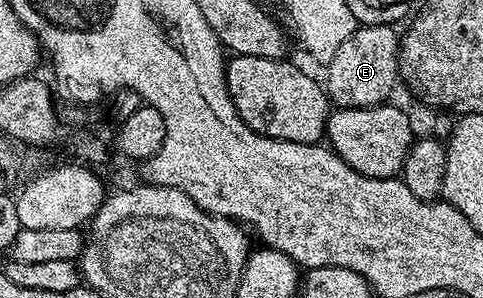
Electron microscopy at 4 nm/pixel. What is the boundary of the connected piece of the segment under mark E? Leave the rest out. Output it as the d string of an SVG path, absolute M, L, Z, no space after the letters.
M393 25L364 26L357 30L336 48L336 56L325 67L324 89L326 97L338 108L364 108L381 106L399 85L398 76L398 43L400 34Z

